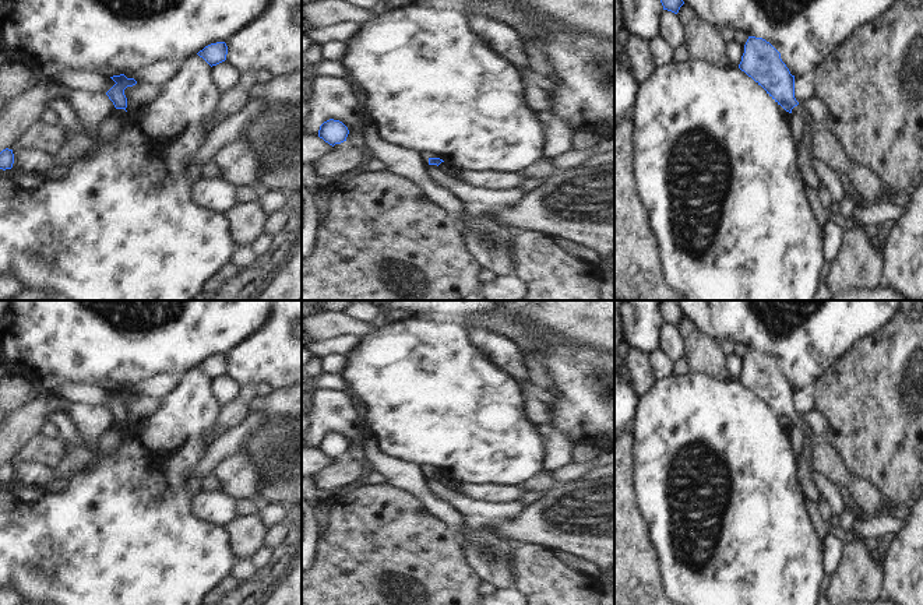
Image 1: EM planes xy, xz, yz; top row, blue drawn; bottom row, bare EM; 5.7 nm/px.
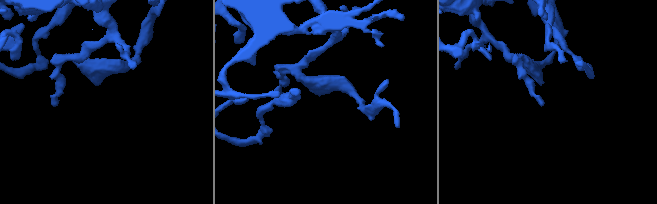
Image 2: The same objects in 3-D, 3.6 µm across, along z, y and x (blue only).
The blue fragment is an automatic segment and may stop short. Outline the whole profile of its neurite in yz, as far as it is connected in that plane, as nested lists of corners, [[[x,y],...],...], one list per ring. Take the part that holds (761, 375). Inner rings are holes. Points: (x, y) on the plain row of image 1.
[[[748,349],[739,381],[761,398],[786,425],[799,428],[815,447],[821,439],[795,411],[795,388],[781,372],[781,366],[765,352]]]

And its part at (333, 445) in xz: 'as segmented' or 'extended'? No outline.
as segmented

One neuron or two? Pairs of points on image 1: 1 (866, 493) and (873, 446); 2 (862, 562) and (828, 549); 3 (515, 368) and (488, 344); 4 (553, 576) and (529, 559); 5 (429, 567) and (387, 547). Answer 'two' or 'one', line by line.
1: two
2: two
3: one
4: one
5: one

